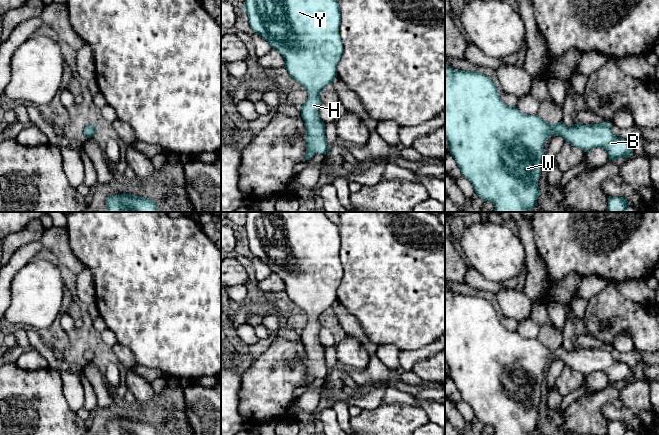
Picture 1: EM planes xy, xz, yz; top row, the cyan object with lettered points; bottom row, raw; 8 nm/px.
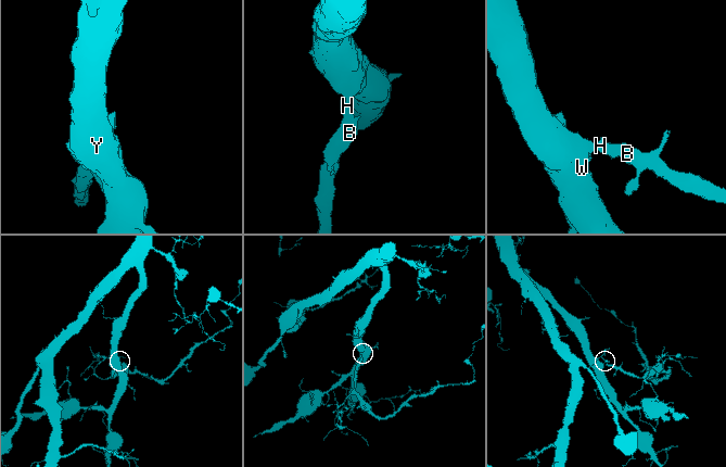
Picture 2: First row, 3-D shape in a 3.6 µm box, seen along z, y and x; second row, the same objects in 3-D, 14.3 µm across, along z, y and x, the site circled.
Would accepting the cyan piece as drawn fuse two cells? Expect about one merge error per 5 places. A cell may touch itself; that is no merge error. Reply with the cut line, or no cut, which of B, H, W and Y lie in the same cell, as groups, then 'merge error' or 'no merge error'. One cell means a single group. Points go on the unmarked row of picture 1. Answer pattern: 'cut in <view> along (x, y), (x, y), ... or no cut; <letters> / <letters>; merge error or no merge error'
no cut; B H W Y; no merge error

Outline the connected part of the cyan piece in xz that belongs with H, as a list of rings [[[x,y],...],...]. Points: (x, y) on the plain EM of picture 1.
[[[248,212],[247,222],[242,229],[249,241],[252,257],[262,260],[271,272],[278,275],[285,284],[285,292],[291,302],[307,314],[308,322],[301,330],[301,341],[306,352],[306,380],[304,385],[317,378],[328,378],[325,347],[319,340],[320,317],[337,301],[337,290],[343,277],[343,266],[339,258],[341,239],[338,225],[324,212]]]

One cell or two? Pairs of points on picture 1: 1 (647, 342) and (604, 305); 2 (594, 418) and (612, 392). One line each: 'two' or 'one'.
1: one
2: one

